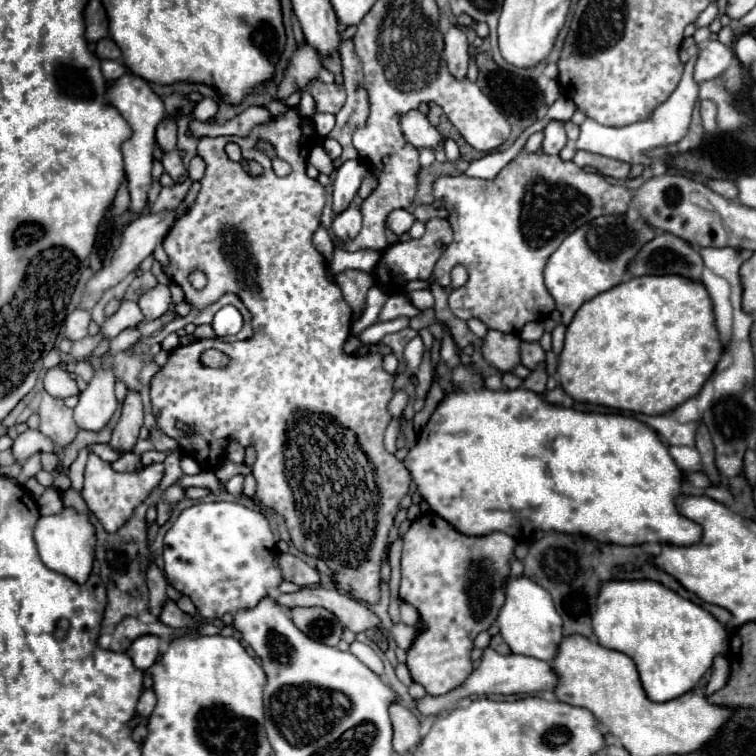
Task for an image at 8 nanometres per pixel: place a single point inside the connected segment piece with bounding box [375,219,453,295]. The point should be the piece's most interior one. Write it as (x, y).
(407, 260)

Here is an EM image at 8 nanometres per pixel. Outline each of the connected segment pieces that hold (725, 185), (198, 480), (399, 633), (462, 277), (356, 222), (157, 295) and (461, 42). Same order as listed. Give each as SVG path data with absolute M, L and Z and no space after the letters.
M713 179L713 181L707 181L707 185L709 185L709 189L713 189L719 195L723 195L725 199L735 199L737 197L737 187L735 187L733 181Z
M201 471L199 475L183 475L181 477L183 487L207 487L211 493L219 493L219 479L211 471Z
M399 623L399 625L395 625L395 627L391 629L391 633L393 633L393 637L395 637L397 645L399 645L401 649L405 649L405 651L407 651L407 649L411 647L411 643L413 643L415 635L417 635L417 629L415 629L415 627L409 627L409 625Z
M457 265L453 271L451 271L451 287L457 289L461 285L465 285L467 281L467 269L463 265Z
M351 205L343 213L335 215L335 219L333 219L333 233L341 243L357 237L359 229L361 229L361 213L359 213L359 207L355 207L355 205Z
M153 287L153 289L145 291L139 299L139 307L145 315L145 321L161 317L169 309L169 305L171 305L169 287Z
M449 27L445 35L445 59L449 73L457 79L467 77L469 67L469 43L459 27Z

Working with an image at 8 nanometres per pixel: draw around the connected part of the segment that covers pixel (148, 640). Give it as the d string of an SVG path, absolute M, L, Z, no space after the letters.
M143 635L137 641L133 641L133 645L129 647L127 655L131 657L133 665L139 671L147 671L157 661L157 657L159 657L159 645L161 645L159 637Z

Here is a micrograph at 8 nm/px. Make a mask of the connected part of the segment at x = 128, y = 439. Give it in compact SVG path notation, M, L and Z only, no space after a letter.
M127 391L127 397L121 405L121 417L113 429L113 437L109 445L117 449L119 453L133 451L135 441L139 437L139 429L143 425L143 407L141 407L141 397L137 391Z

